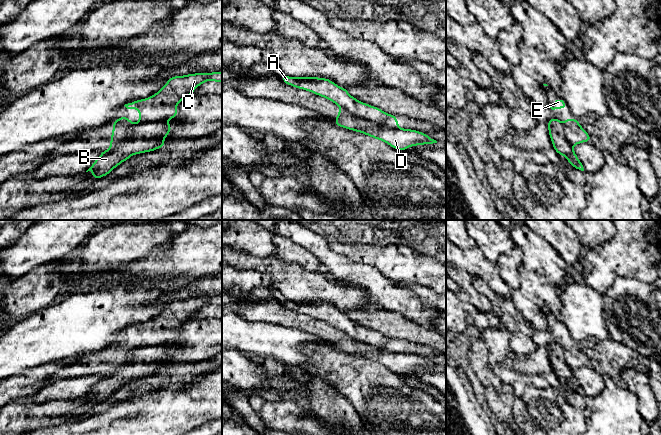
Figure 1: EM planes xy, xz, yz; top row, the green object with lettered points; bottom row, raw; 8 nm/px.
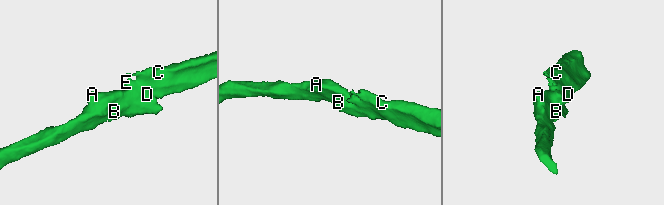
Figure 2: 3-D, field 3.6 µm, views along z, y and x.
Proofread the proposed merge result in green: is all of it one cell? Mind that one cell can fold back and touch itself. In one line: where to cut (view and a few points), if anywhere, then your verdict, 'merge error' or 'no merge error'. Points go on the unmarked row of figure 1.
cut xz (340, 330), (359, 341), (397, 351); merge error

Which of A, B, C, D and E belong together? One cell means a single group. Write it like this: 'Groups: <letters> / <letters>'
Groups: A B / C D E

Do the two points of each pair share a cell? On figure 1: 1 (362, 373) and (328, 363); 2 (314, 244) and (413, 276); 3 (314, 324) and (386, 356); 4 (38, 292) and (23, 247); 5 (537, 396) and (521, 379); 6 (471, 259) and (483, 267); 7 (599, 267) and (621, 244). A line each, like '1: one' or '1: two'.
1: one
2: two
3: one
4: two
5: two
6: one
7: one

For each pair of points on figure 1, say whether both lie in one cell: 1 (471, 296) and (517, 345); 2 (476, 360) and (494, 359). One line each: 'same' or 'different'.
1: different
2: different

